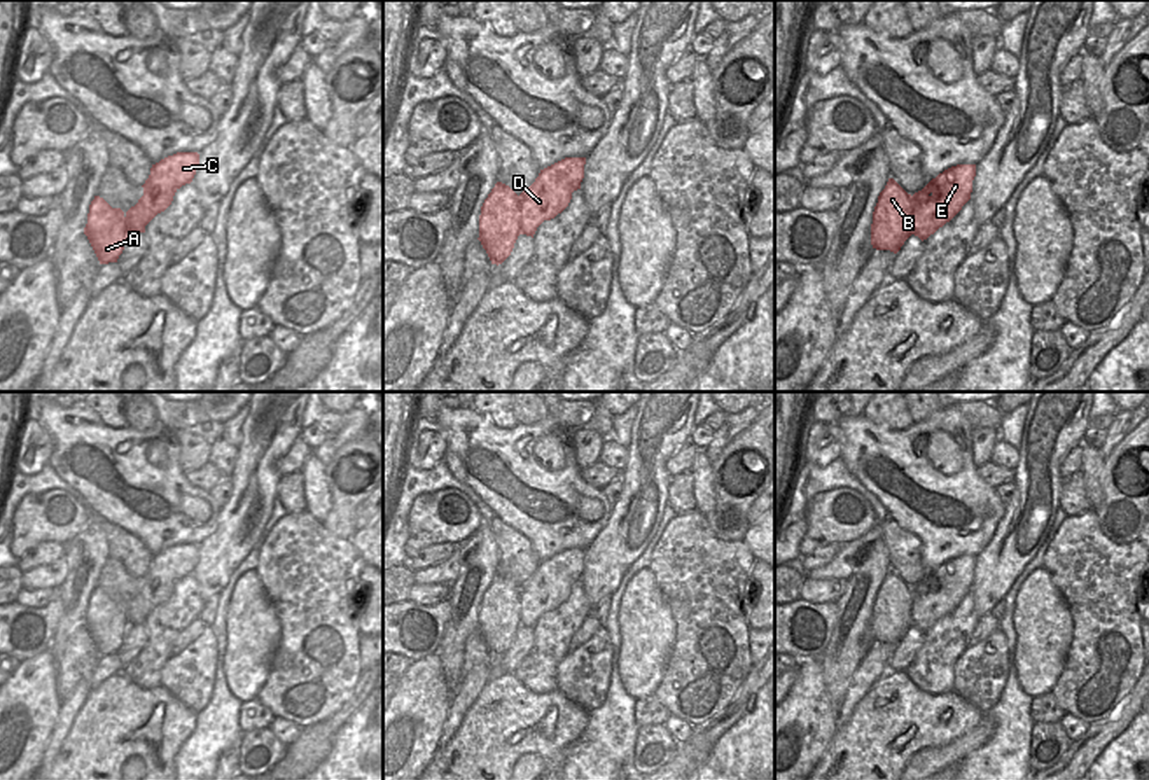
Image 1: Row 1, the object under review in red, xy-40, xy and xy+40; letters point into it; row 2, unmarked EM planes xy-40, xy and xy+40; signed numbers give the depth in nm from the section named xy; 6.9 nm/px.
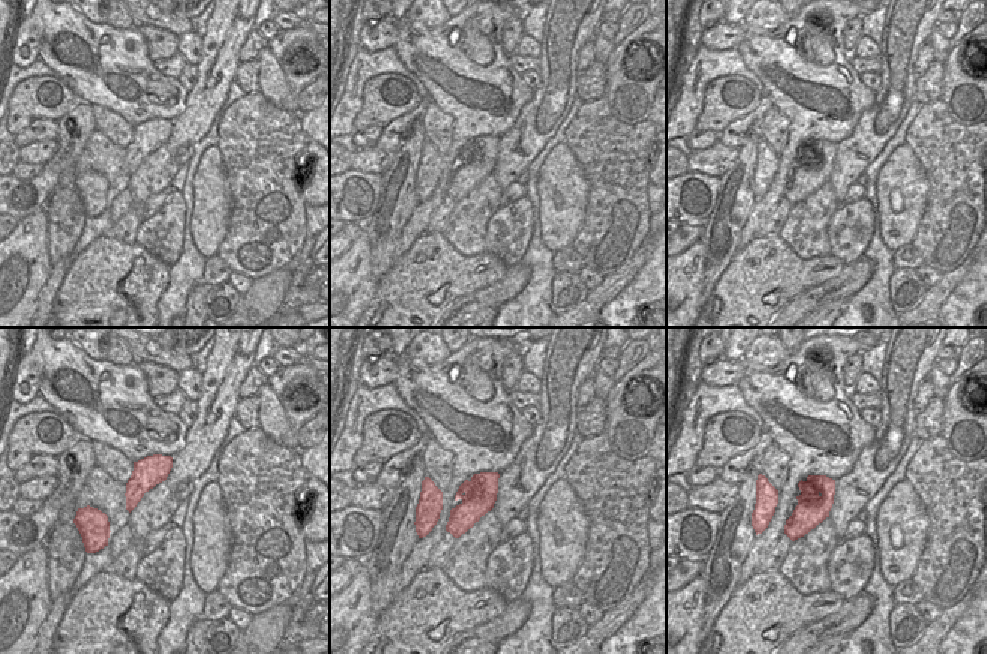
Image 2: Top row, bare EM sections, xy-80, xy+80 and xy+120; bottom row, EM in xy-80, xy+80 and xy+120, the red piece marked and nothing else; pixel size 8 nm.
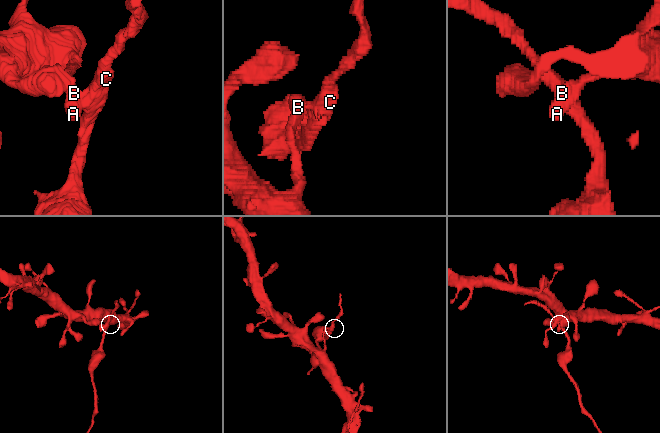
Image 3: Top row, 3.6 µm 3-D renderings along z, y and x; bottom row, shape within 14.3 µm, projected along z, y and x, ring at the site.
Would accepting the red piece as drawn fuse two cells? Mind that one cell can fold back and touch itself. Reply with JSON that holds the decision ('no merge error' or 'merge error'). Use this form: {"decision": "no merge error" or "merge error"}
{"decision": "merge error"}

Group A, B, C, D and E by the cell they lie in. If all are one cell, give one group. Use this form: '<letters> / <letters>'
A B / C D E

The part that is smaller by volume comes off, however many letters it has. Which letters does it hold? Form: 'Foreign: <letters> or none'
Foreign: C, D, E

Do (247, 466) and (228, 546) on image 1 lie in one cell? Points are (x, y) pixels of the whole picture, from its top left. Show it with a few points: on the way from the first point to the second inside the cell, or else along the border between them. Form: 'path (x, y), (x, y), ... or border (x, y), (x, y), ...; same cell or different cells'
path (250, 485), (249, 506), (238, 527); same cell

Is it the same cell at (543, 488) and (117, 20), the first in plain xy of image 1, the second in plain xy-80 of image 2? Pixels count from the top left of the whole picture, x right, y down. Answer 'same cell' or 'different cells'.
different cells

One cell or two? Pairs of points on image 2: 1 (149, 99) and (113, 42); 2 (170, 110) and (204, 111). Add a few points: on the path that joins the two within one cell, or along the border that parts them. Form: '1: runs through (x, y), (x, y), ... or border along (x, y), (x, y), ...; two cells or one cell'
1: runs through (147, 86), (117, 56); one cell
2: border along (189, 92), (185, 110), (173, 122); two cells

